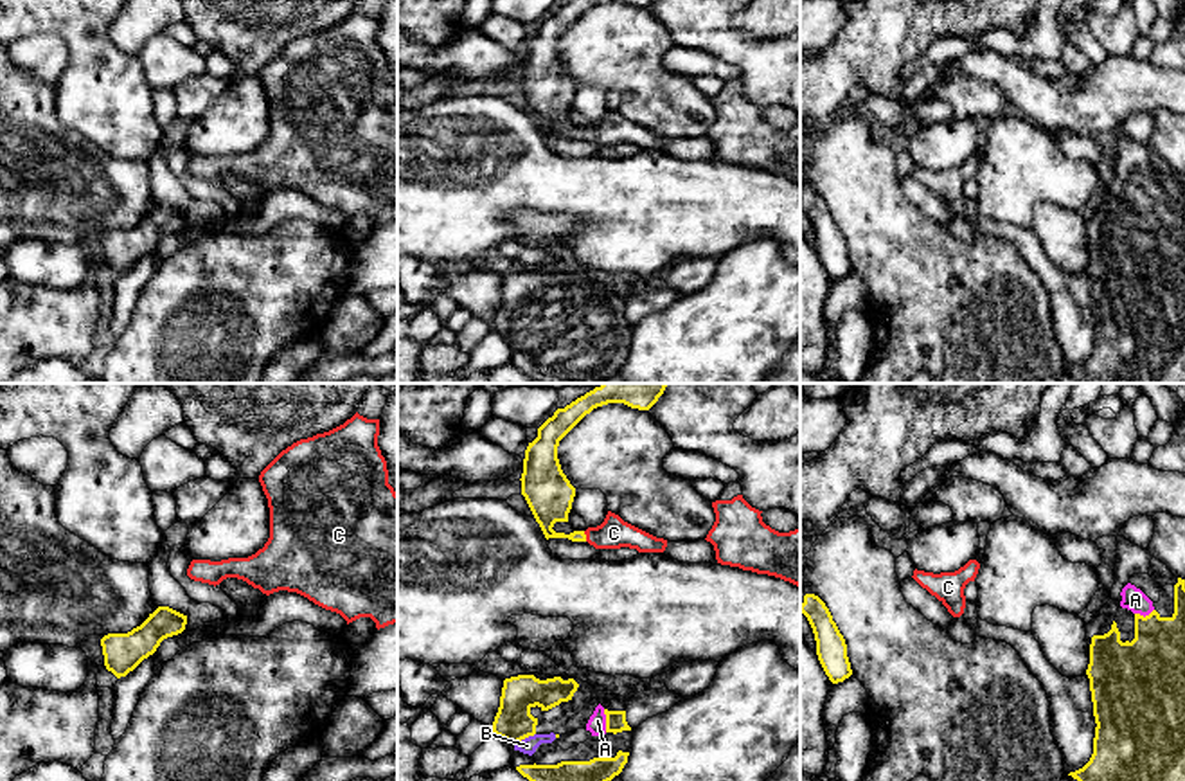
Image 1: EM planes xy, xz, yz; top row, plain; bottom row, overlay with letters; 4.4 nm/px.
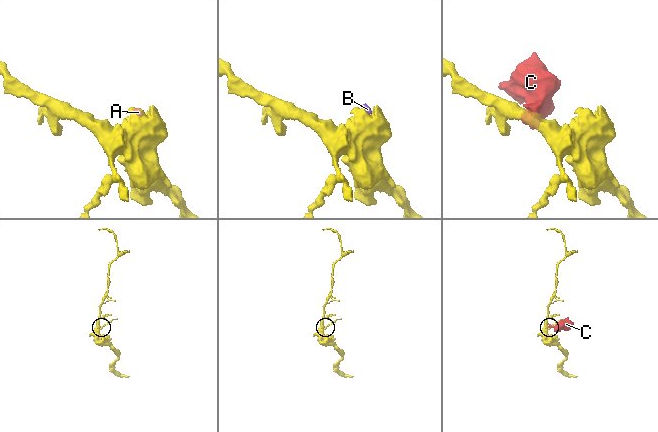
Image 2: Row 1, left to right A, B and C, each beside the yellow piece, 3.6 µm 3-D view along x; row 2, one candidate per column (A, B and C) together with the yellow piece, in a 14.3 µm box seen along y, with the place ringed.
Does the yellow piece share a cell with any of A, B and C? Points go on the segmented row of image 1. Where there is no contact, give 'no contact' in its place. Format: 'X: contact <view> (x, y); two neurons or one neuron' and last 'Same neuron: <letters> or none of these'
A: contact xz (606, 720); one neuron
B: contact xz (524, 738); one neuron
C: contact xz (585, 537); one neuron
Same neuron: A, B, C

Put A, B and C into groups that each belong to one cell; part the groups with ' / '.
A B C

